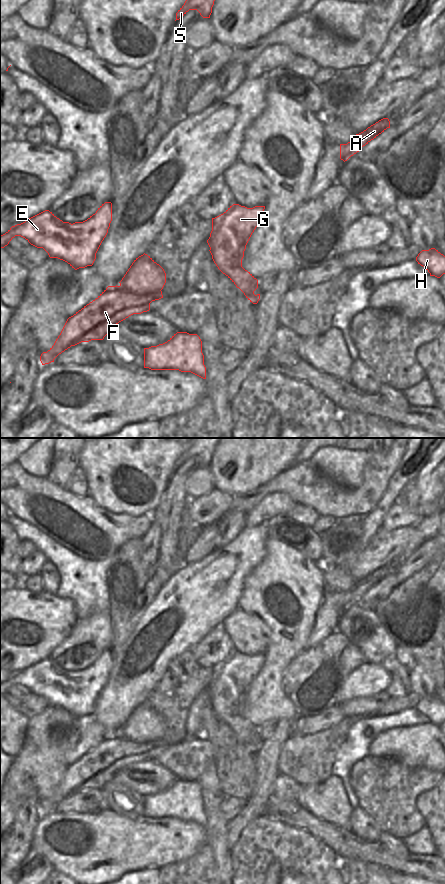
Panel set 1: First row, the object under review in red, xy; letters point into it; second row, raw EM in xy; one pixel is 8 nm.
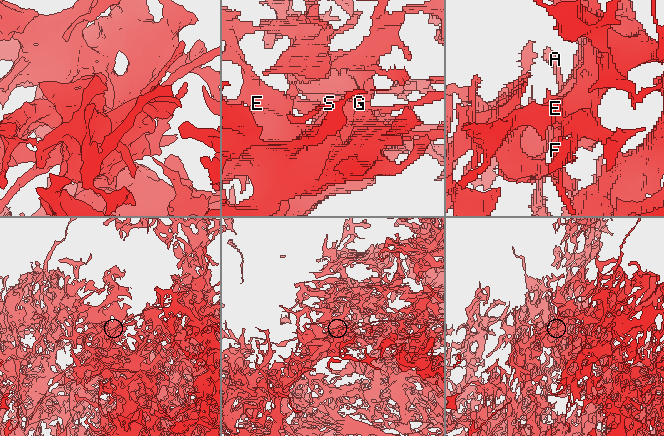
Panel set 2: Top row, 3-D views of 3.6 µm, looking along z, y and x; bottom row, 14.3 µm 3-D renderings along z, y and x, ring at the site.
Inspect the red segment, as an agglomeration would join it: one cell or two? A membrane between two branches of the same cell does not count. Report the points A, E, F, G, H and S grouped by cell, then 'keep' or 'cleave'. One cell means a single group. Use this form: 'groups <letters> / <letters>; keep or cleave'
groups A F / E G H S; cleave

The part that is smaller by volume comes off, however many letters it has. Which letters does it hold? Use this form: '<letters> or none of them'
A, F

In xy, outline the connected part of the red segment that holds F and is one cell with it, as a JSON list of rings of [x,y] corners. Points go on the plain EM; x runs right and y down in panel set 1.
[[[144,701],[134,708],[119,731],[119,734],[108,734],[95,748],[67,767],[54,793],[41,802],[42,813],[54,810],[59,802],[71,794],[91,788],[103,788],[119,770],[133,762],[149,759],[152,750],[150,743],[163,737],[166,731],[166,721],[159,712]]]

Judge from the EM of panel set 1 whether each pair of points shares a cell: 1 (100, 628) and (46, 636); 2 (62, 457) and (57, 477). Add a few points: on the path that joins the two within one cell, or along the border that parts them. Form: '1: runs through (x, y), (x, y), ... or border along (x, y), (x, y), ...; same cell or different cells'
1: border along (78, 618), (70, 633), (53, 650); different cells
2: runs through (62, 462), (60, 472); same cell

